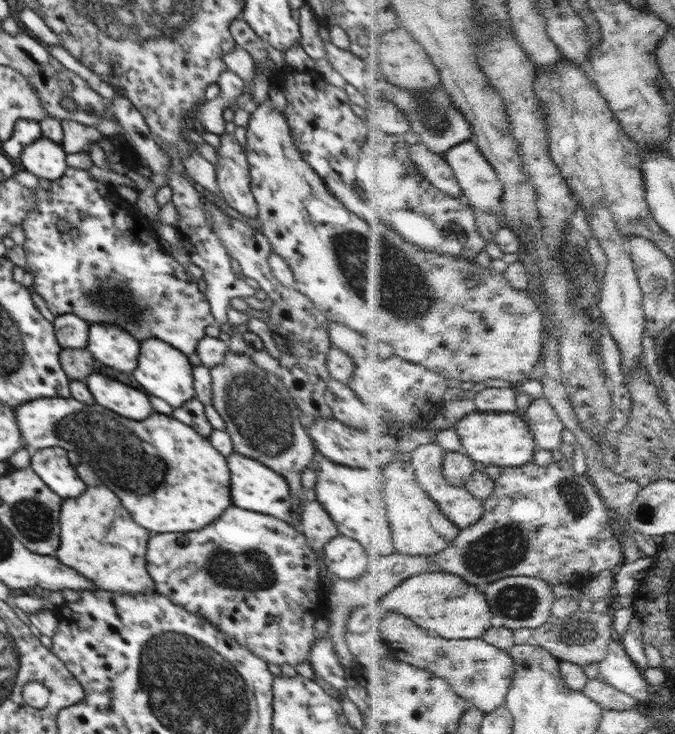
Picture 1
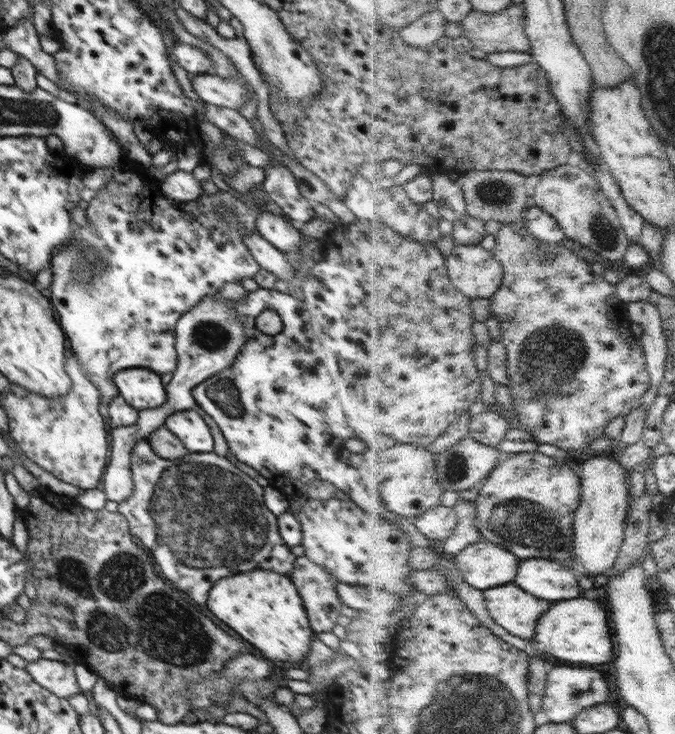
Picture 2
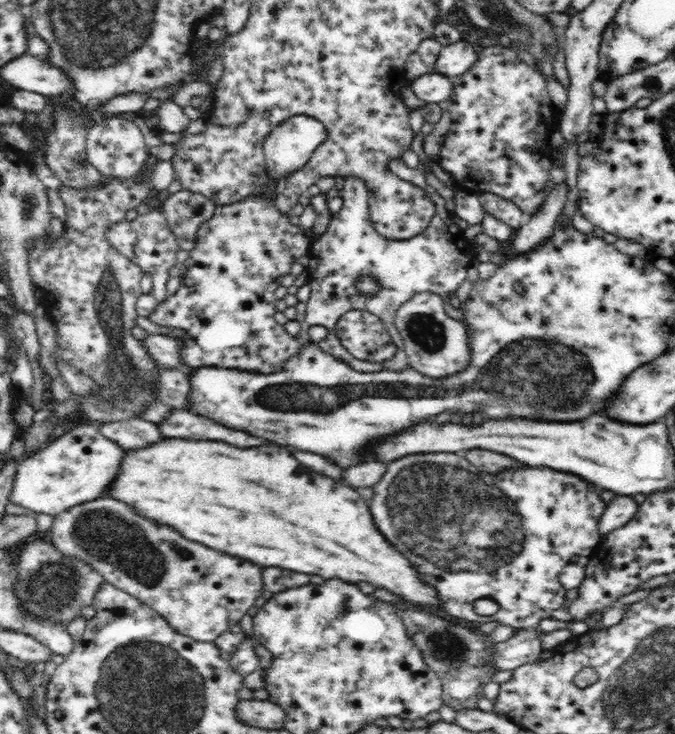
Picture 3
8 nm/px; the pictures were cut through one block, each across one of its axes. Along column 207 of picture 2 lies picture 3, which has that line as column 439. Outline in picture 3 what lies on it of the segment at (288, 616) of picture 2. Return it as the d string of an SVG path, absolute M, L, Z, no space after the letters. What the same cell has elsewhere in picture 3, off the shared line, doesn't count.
M164 437L152 446L124 454L118 476L106 496L128 504L146 520L176 528L188 540L260 567L320 574L326 580L338 578L352 584L370 582L376 588L388 588L398 596L402 594L404 600L414 604L438 606L438 609L444 606L436 600L434 588L424 586L410 562L376 530L369 504L356 489L324 474L320 474L320 478L308 478L314 472L304 468L286 448L276 448L274 444L240 448L217 440Z

